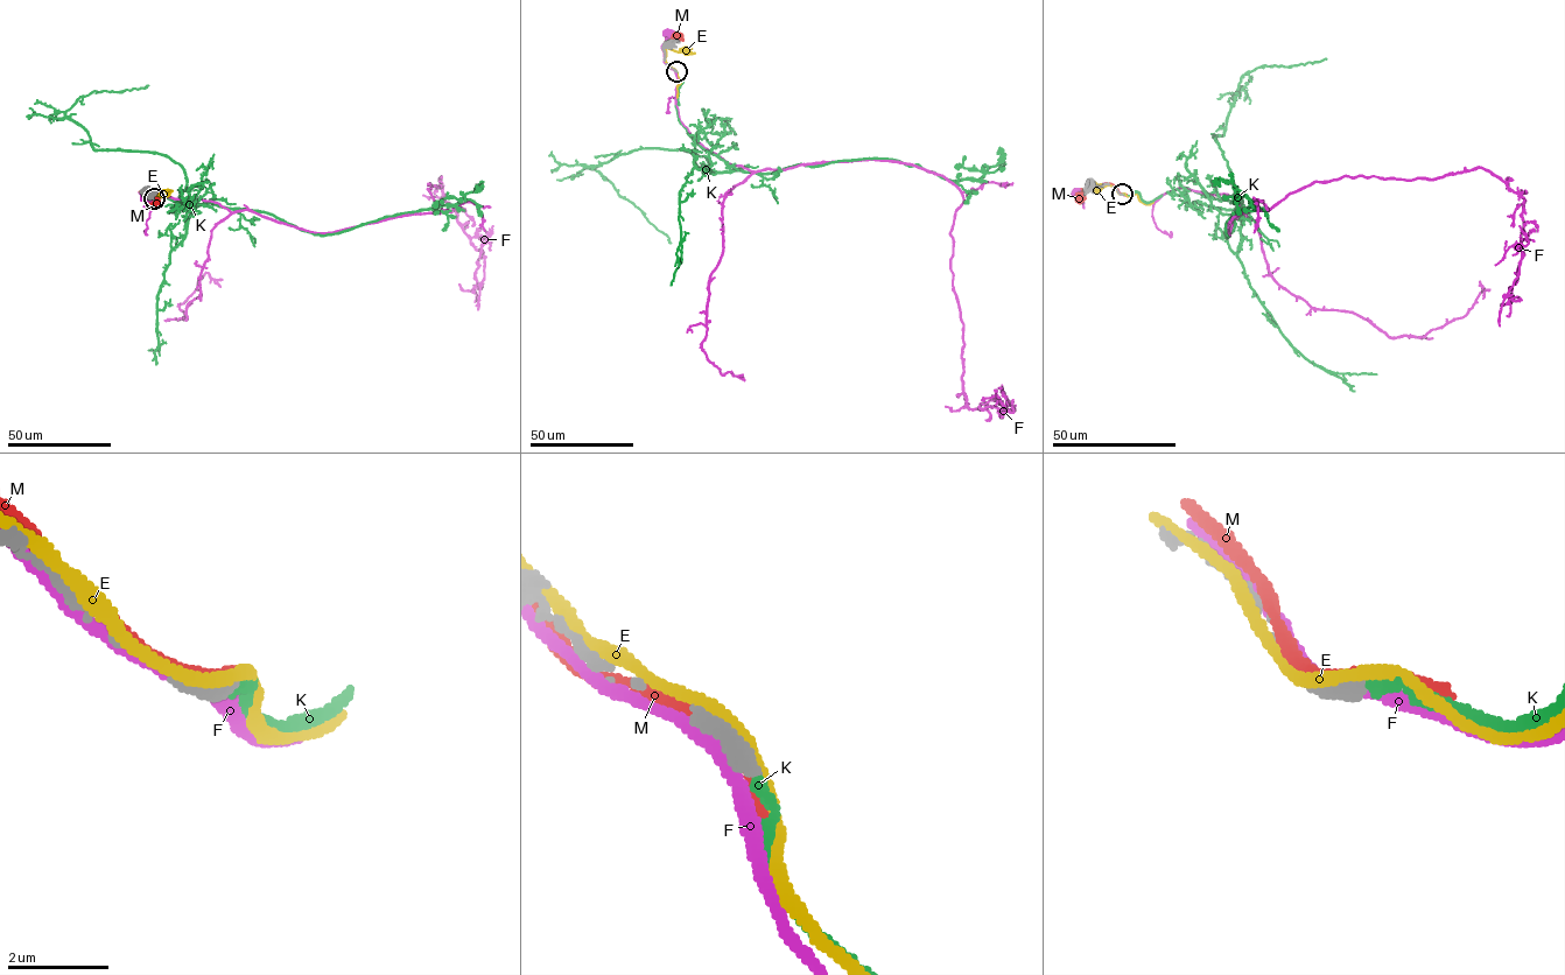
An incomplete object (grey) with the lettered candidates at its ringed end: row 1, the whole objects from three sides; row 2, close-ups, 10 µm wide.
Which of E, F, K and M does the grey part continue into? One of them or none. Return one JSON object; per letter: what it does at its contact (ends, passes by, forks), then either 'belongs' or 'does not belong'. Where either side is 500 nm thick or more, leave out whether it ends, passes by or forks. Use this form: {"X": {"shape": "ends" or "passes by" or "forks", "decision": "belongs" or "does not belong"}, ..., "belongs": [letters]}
{"E": {"shape": "passes by", "decision": "does not belong"}, "F": {"shape": "passes by", "decision": "does not belong"}, "K": {"shape": "ends", "decision": "belongs"}, "M": {"shape": "passes by", "decision": "does not belong"}, "belongs": ["K"]}

